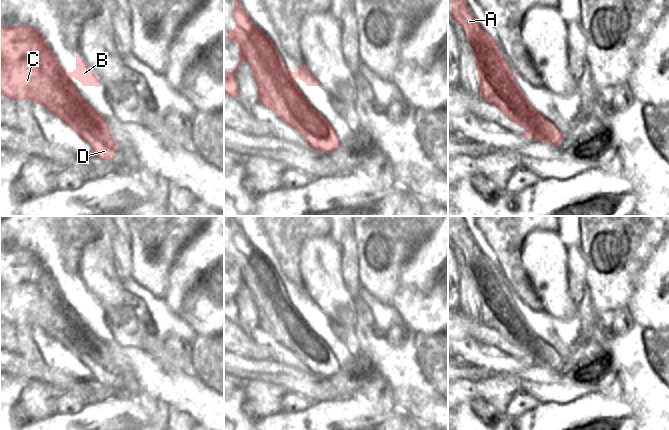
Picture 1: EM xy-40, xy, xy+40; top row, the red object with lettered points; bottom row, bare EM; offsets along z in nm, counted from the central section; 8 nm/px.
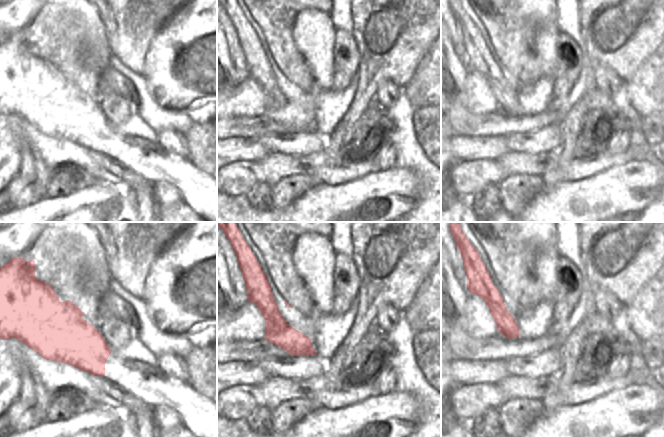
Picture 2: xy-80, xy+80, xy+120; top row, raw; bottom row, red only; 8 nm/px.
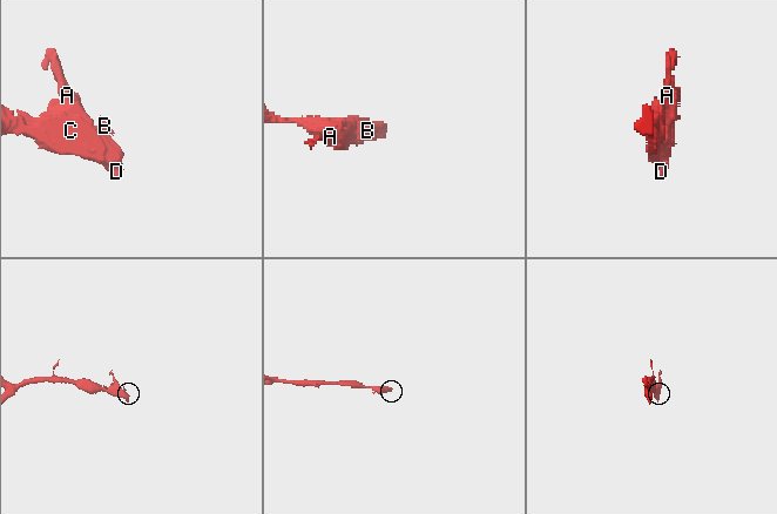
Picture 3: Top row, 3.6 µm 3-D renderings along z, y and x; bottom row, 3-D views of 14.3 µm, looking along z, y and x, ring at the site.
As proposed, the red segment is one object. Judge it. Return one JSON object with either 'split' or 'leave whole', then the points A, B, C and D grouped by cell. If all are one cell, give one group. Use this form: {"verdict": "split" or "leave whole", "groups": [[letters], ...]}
{"verdict": "split", "groups": [["A", "D"], ["B", "C"]]}

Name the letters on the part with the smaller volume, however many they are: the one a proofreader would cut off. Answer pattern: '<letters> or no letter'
A, D

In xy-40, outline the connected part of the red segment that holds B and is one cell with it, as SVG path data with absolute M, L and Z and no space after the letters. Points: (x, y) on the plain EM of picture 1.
M0 250L0 317L7 322L17 325L29 322L32 328L44 330L51 338L57 340L64 348L74 354L92 374L96 373L96 363L105 360L106 344L82 321L72 307L72 302L83 310L101 310L100 304L91 296L84 284L76 280L76 293L67 296L60 290L66 311L59 316L53 316L54 303L49 300L40 287L42 269L38 258L28 250Z

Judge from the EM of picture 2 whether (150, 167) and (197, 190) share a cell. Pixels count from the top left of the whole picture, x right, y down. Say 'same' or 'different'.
same

